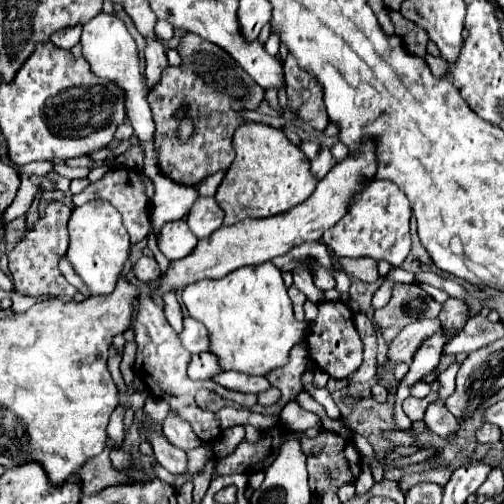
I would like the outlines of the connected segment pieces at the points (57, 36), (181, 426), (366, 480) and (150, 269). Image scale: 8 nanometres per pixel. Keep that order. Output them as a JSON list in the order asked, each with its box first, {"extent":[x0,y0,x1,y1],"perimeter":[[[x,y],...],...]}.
[{"extent":[50,25,82,49],"perimeter":[[[76,25],[76,27],[66,27],[66,29],[56,31],[56,33],[50,37],[50,41],[52,41],[54,45],[62,47],[62,49],[72,49],[72,47],[80,41],[80,31],[82,31],[80,25]]]},{"extent":[162,413,200,451],"perimeter":[[[168,413],[168,417],[166,417],[166,421],[162,425],[162,433],[174,447],[180,447],[182,451],[190,451],[196,445],[200,445],[200,439],[194,435],[192,427],[184,419],[180,419],[172,413]]]},{"extent":[355,463,376,495],"perimeter":[[[365,463],[361,464],[361,473],[355,481],[355,494],[364,495],[376,484],[369,466]]]},{"extent":[132,257,160,283],"perimeter":[[[140,257],[140,259],[132,265],[132,273],[136,275],[136,279],[138,279],[138,281],[148,283],[148,281],[152,281],[152,279],[158,279],[158,277],[160,277],[160,267],[158,267],[156,259]]]}]

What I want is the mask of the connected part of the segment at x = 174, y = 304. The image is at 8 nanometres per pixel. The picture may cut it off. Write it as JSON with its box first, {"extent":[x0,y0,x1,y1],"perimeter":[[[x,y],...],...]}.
{"extent":[164,293,184,333],"perimeter":[[[174,293],[164,295],[164,315],[166,315],[168,323],[176,329],[176,333],[180,333],[184,329],[182,327],[182,309],[180,309]]]}

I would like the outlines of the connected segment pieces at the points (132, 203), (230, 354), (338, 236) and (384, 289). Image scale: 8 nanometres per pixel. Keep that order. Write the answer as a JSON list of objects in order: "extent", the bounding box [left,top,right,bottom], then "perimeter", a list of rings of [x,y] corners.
[{"extent":[72,167,150,245],"perimeter":[[[118,167],[118,169],[110,171],[104,179],[96,181],[96,183],[90,183],[82,193],[72,195],[74,205],[82,205],[82,203],[86,203],[90,199],[104,199],[104,201],[112,203],[120,211],[132,245],[142,241],[148,235],[148,221],[150,221],[148,209],[150,209],[150,205],[148,205],[148,199],[146,199],[146,193],[144,193],[144,185],[142,185],[142,177],[140,177],[138,171],[130,171],[130,169]]]},{"extent":[182,261,306,375],"perimeter":[[[272,261],[254,267],[240,267],[240,271],[232,271],[218,281],[190,283],[182,291],[182,301],[190,317],[206,325],[210,333],[210,351],[220,357],[220,365],[224,367],[224,371],[234,369],[250,375],[266,375],[268,371],[288,363],[290,349],[304,337],[306,331],[306,323],[294,319],[292,301],[286,293],[280,269]]]},{"extent":[322,183,410,267],"perimeter":[[[368,183],[368,187],[362,187],[354,197],[352,197],[352,203],[348,205],[348,213],[346,213],[346,217],[344,219],[340,219],[340,223],[336,223],[336,227],[332,227],[332,229],[328,229],[326,233],[324,233],[324,237],[322,237],[322,243],[324,245],[328,245],[332,251],[334,251],[334,255],[336,257],[372,257],[372,259],[376,259],[376,261],[380,261],[380,259],[384,259],[384,261],[388,261],[390,265],[394,265],[394,267],[398,267],[398,265],[402,265],[402,261],[406,259],[406,255],[410,253],[410,231],[408,231],[408,221],[410,221],[410,203],[408,203],[408,199],[392,199],[392,193],[390,193],[390,199],[386,197],[384,199],[384,187],[382,185],[376,185],[376,183]]]},{"extent":[372,281,392,309],"perimeter":[[[384,281],[380,287],[378,287],[378,291],[374,293],[374,297],[372,297],[372,307],[374,309],[382,309],[388,301],[390,301],[390,291],[392,291],[392,281]]]}]

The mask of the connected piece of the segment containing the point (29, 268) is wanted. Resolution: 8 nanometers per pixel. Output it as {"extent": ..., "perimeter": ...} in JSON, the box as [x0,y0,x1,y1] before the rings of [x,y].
{"extent":[8,201,78,299],"perimeter":[[[50,201],[46,205],[44,215],[32,225],[32,229],[26,229],[22,233],[14,249],[8,253],[8,269],[14,289],[18,293],[32,297],[48,295],[62,299],[72,299],[78,293],[78,289],[70,285],[58,269],[58,263],[68,249],[68,231],[66,231],[68,217],[70,217],[70,207],[66,207],[62,201]]]}

